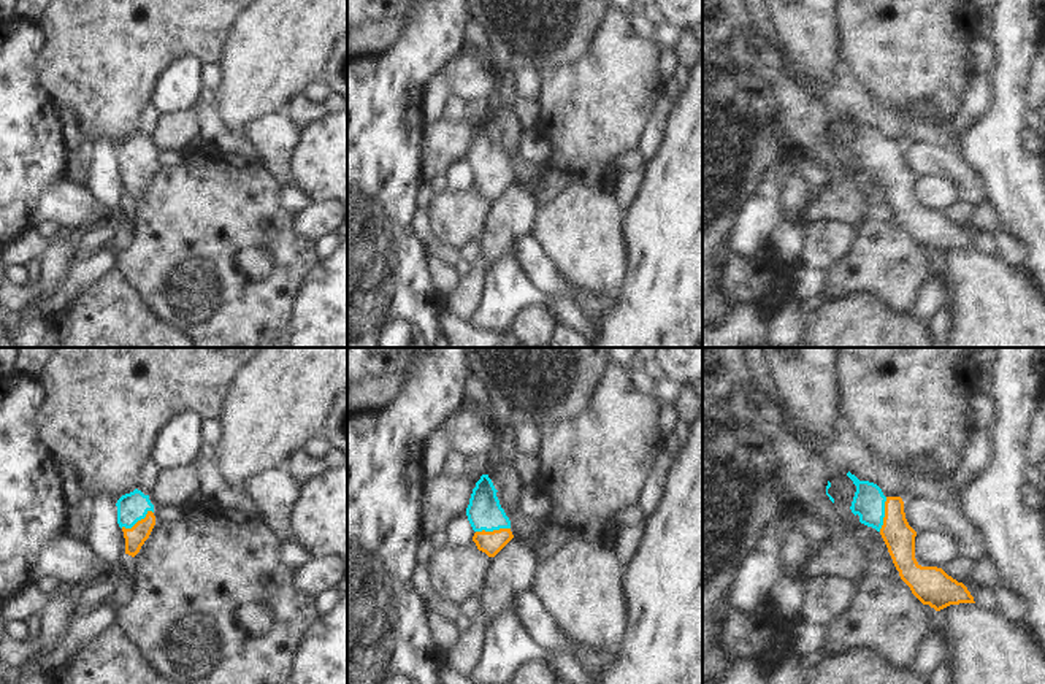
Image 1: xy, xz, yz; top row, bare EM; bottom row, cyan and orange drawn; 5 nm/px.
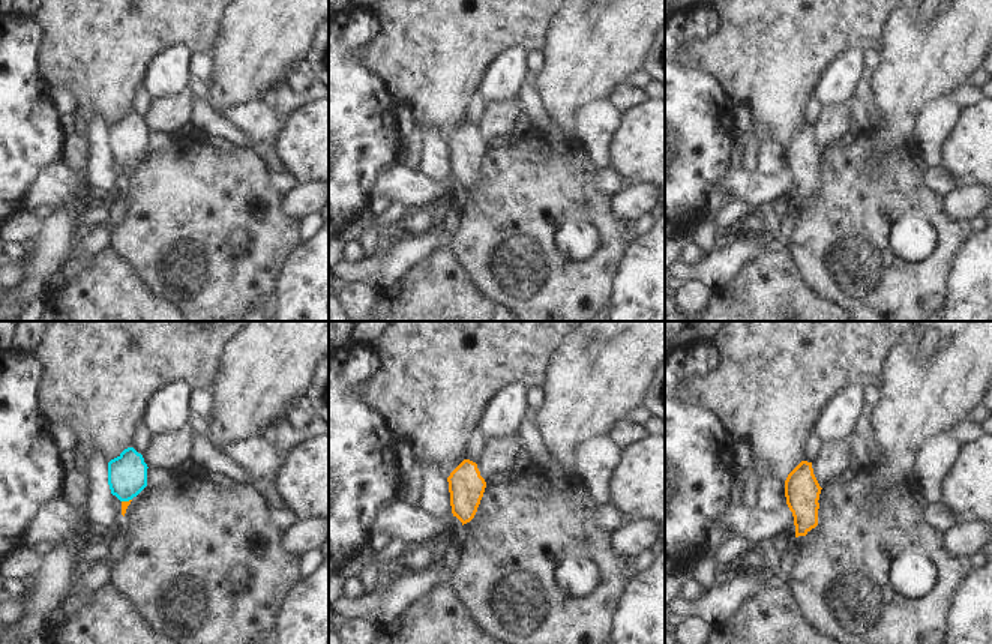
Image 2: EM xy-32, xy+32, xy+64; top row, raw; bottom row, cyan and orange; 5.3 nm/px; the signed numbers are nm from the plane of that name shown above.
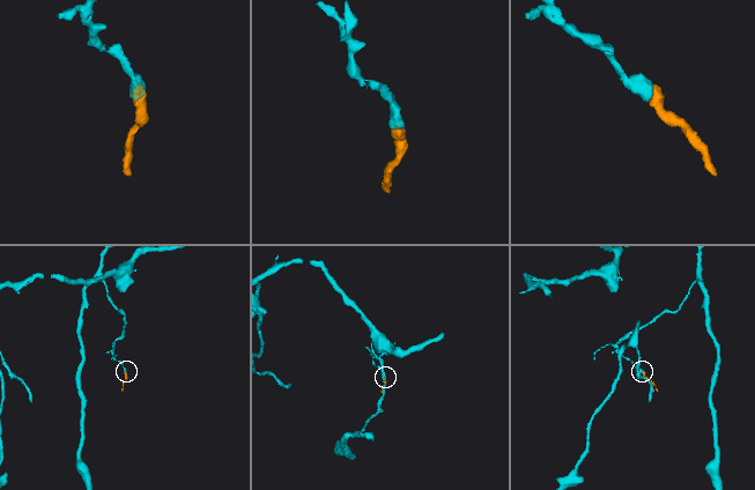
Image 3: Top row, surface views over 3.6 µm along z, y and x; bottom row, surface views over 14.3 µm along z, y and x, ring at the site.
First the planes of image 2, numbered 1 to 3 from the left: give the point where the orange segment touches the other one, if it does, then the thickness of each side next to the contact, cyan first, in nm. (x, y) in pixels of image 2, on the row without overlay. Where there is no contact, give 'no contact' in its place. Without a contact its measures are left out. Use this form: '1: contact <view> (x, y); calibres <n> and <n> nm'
1: contact xy-32 (126, 164); calibres 200 and 40 nm
2: no contact
3: no contact

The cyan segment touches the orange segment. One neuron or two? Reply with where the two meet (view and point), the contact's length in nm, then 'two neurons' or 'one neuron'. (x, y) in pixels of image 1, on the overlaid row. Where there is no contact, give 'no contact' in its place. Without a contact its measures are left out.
meets cyan in xy at (137, 521); contact 190 nm long; one neuron

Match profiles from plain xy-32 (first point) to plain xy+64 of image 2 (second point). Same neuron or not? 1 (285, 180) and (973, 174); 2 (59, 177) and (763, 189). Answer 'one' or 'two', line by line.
1: two
2: one

